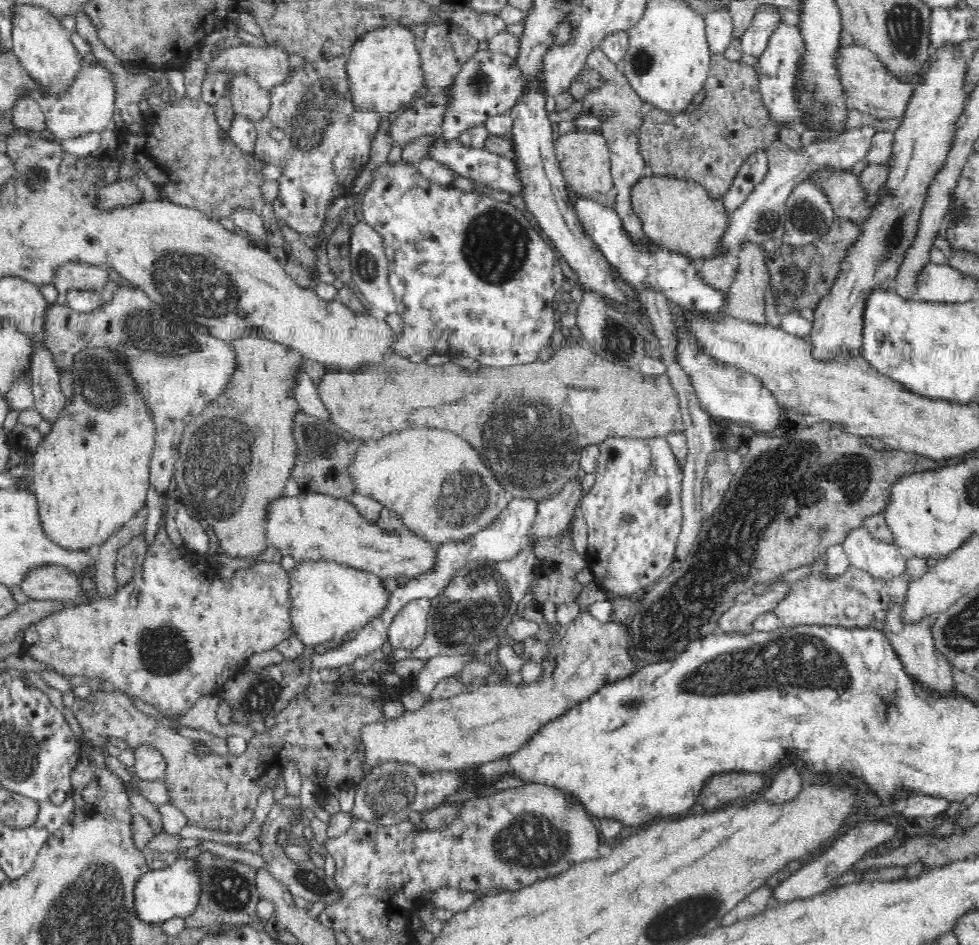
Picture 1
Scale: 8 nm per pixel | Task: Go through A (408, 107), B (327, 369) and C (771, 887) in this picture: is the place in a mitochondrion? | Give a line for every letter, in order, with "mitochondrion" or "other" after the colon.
A: other
B: other
C: other

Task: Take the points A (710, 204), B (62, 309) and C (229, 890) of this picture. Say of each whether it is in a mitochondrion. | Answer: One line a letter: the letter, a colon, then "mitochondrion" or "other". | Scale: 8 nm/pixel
A: other
B: other
C: mitochondrion

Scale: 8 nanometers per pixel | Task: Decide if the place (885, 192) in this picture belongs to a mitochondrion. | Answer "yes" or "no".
no

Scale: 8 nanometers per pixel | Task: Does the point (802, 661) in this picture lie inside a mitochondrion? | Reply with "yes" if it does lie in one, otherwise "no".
yes

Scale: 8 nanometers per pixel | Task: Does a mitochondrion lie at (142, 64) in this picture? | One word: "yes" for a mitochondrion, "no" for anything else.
no

